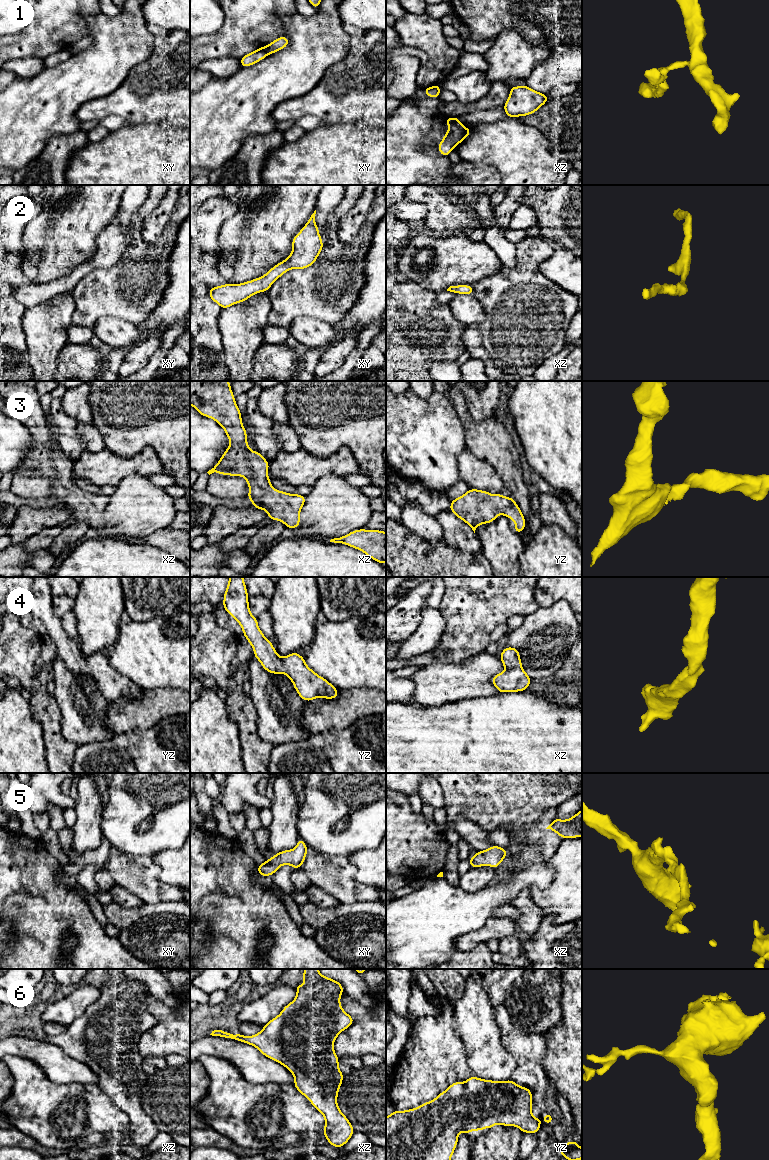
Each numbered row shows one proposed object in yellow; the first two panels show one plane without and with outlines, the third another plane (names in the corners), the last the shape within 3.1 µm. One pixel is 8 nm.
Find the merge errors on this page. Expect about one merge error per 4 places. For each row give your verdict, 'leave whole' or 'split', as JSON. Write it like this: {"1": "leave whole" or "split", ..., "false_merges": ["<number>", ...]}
{"1": "split", "2": "leave whole", "3": "leave whole", "4": "leave whole", "5": "leave whole", "6": "leave whole", "false_merges": ["1"]}

